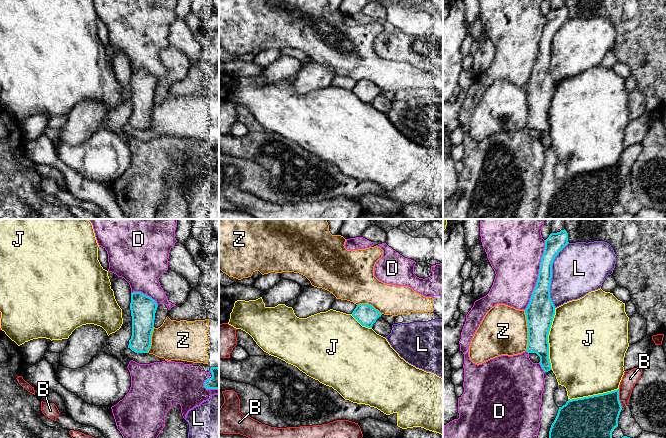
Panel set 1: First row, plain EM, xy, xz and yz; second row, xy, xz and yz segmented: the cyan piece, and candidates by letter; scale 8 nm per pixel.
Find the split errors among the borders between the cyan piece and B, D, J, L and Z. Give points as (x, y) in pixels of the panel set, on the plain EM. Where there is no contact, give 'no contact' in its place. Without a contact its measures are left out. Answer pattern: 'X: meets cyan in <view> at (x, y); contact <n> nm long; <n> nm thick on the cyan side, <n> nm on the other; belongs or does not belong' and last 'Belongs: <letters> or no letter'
B: meets cyan in yz at (618, 174); contact 160 nm long; 360 nm thick on the cyan side, 120 nm on the other; does not belong
D: meets cyan in yz at (538, 51); contact 600 nm long; 190 nm thick on the cyan side, 420 nm on the other; does not belong
J: meets cyan in yz at (547, 115); contact 500 nm long; 220 nm thick on the cyan side, 480 nm on the other; does not belong
L: meets cyan in yz at (551, 51); contact 550 nm long; 180 nm thick on the cyan side, 420 nm on the other; does not belong
Z: meets cyan in yz at (528, 106); contact 320 nm long; 220 nm thick on the cyan side, 380 nm on the other; does not belong
Belongs: no letter

